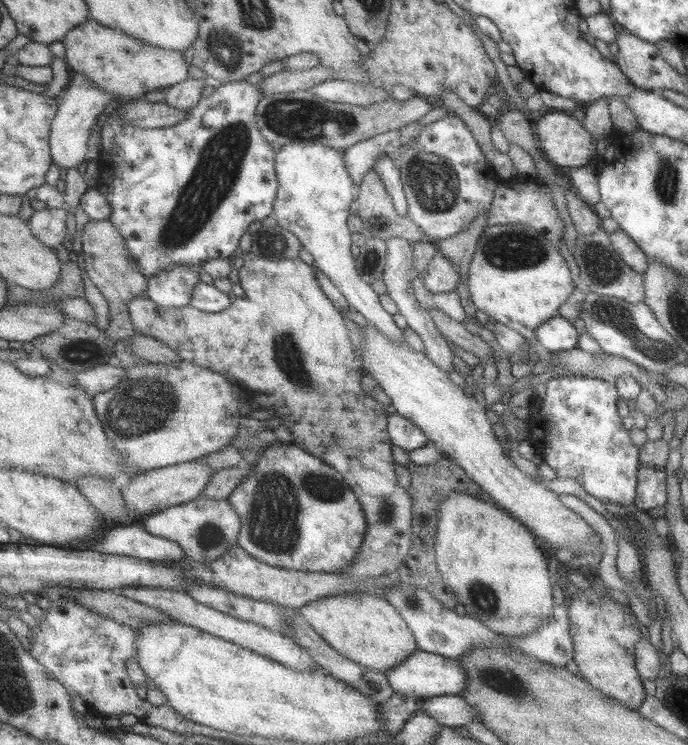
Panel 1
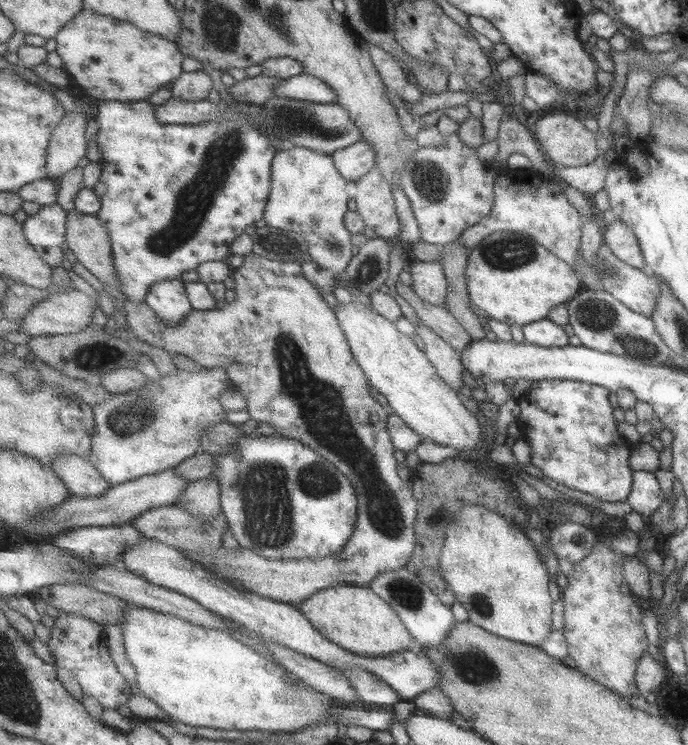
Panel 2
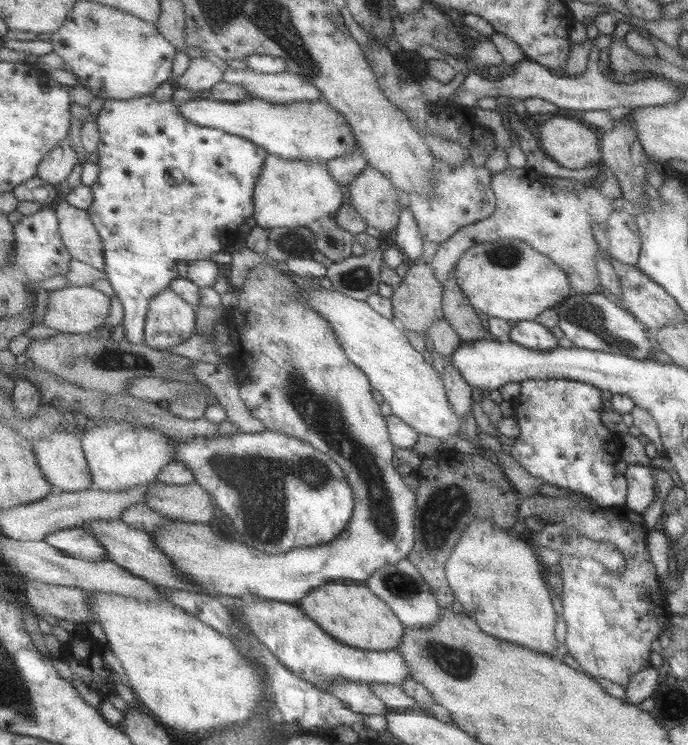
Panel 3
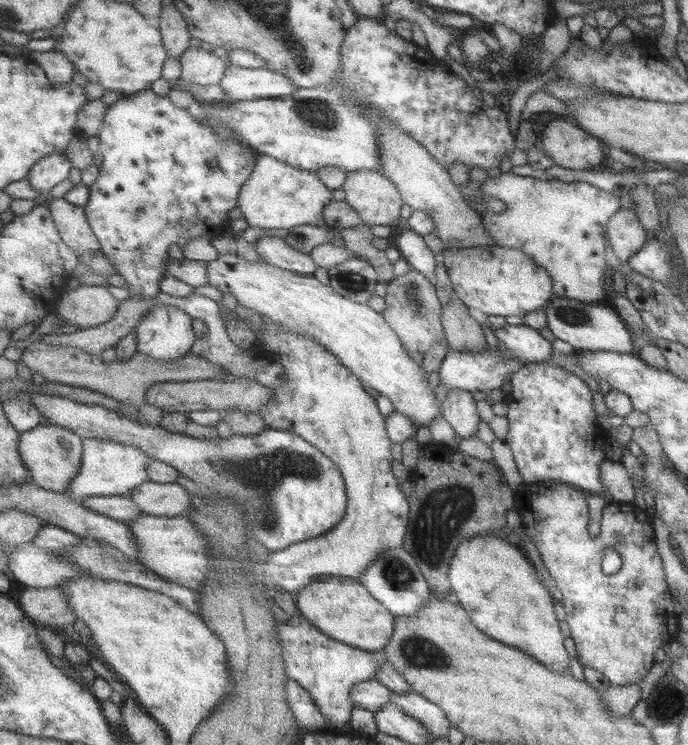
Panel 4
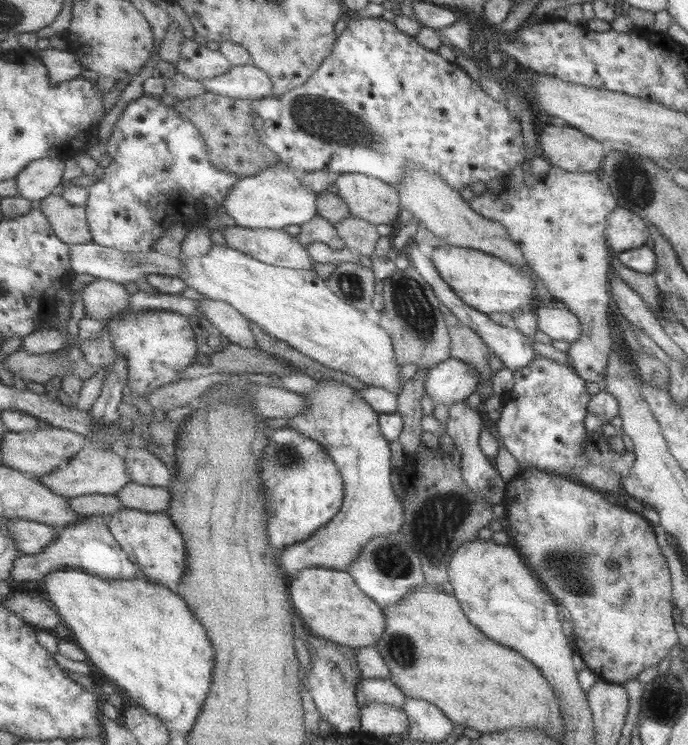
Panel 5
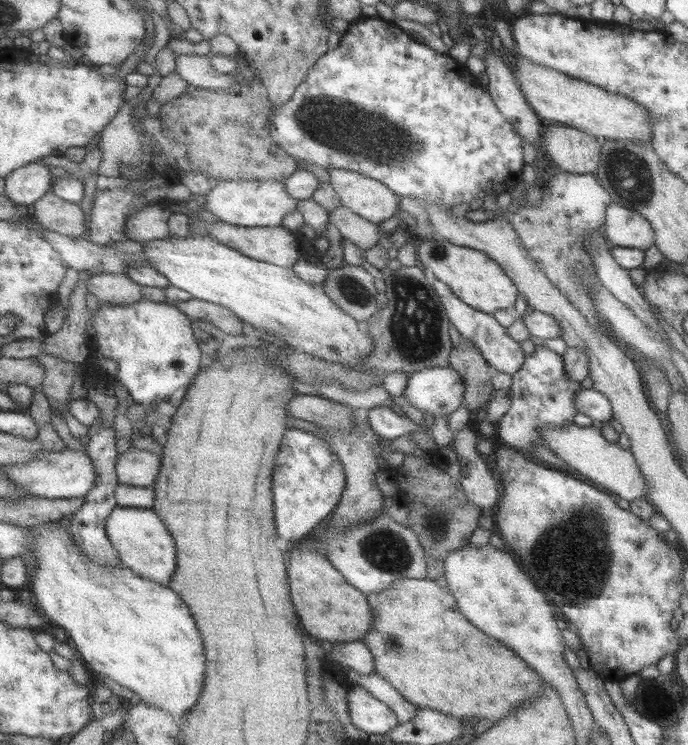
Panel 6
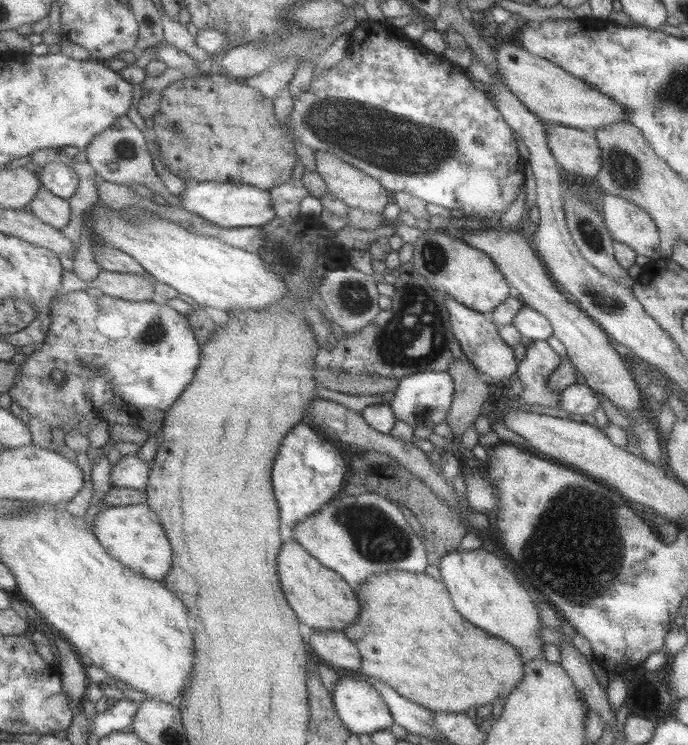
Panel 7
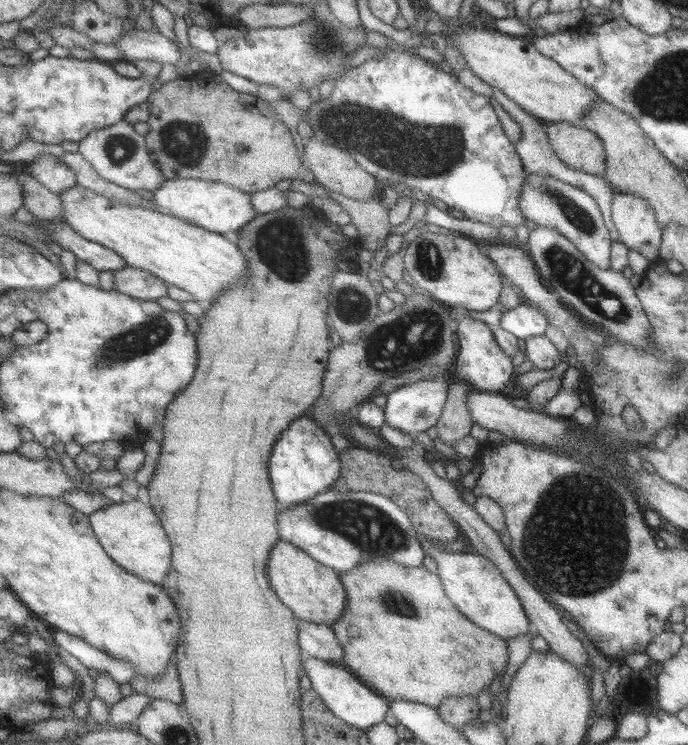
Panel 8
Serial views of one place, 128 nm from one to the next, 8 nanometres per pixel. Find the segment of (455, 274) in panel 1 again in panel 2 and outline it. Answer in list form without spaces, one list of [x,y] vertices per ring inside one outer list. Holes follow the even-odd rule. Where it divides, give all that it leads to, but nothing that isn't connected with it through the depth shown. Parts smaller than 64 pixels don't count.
[[[416,261],[409,270],[415,292],[429,304],[445,306],[450,284],[444,264],[440,261]]]

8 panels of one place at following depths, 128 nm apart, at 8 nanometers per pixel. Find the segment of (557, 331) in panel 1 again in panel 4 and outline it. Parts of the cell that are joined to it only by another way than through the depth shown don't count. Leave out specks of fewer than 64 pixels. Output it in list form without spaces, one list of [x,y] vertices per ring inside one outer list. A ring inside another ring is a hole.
[[[524,324],[492,328],[500,346],[514,354],[523,363],[541,363],[551,358],[551,344],[539,335],[538,330]]]

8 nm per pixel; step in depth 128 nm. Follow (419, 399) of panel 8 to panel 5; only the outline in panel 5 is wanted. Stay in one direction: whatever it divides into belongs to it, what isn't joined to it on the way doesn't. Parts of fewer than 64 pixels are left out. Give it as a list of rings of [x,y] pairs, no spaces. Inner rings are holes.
[[[455,358],[430,368],[428,373],[426,394],[435,404],[448,407],[466,401],[483,380],[478,370]]]

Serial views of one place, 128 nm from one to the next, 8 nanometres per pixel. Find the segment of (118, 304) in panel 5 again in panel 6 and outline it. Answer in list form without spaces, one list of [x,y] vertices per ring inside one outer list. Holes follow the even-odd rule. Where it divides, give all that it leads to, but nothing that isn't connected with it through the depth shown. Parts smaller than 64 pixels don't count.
[[[96,273],[90,277],[88,292],[93,294],[100,304],[133,304],[144,298],[143,285],[135,282],[129,275]]]

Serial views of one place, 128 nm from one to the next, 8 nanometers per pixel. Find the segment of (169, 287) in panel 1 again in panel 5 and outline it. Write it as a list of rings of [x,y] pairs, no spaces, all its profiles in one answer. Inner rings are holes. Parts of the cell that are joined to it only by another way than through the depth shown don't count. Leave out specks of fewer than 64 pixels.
[[[167,310],[121,313],[104,322],[115,343],[115,351],[129,359],[128,388],[135,395],[151,397],[157,389],[181,380],[183,373],[198,360],[198,341],[190,317]]]

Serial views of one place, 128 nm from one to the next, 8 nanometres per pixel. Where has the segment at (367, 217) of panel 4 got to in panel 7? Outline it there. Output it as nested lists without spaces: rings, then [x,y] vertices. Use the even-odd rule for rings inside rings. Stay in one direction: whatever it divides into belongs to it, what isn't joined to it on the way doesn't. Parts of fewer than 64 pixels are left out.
[[[330,152],[314,154],[316,171],[328,182],[330,192],[349,206],[383,213],[385,204],[393,201],[393,193],[360,168]]]

